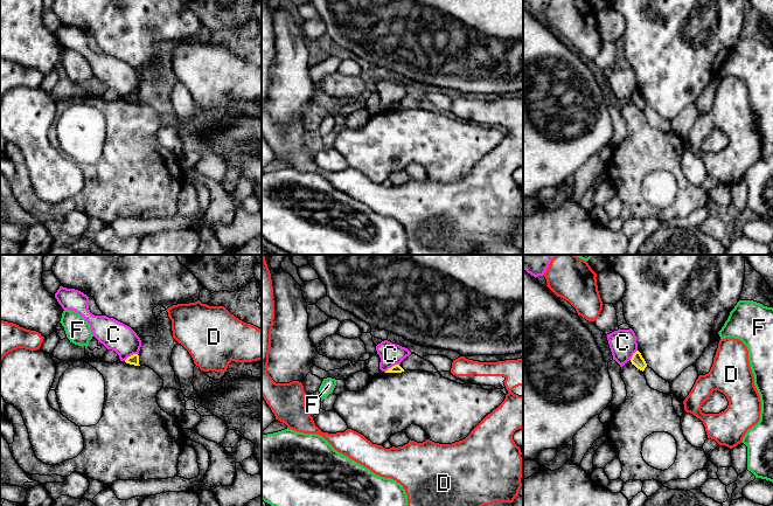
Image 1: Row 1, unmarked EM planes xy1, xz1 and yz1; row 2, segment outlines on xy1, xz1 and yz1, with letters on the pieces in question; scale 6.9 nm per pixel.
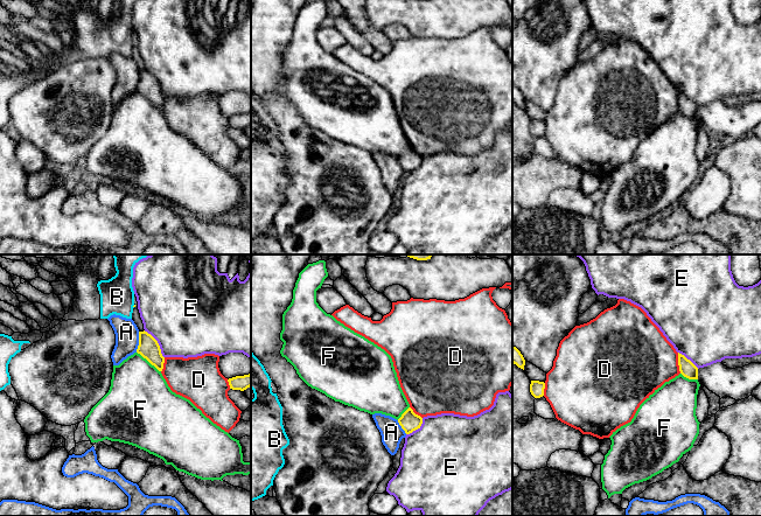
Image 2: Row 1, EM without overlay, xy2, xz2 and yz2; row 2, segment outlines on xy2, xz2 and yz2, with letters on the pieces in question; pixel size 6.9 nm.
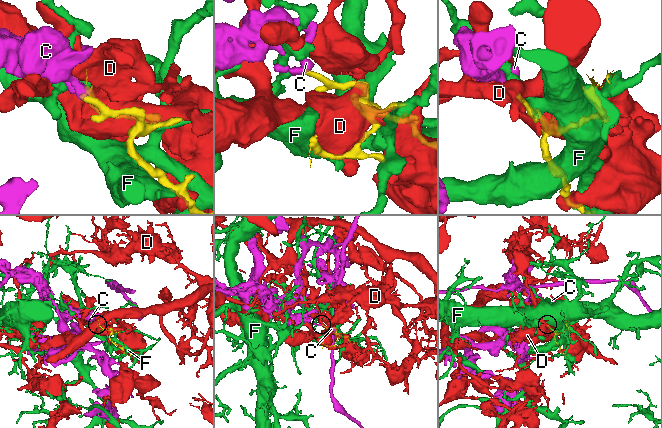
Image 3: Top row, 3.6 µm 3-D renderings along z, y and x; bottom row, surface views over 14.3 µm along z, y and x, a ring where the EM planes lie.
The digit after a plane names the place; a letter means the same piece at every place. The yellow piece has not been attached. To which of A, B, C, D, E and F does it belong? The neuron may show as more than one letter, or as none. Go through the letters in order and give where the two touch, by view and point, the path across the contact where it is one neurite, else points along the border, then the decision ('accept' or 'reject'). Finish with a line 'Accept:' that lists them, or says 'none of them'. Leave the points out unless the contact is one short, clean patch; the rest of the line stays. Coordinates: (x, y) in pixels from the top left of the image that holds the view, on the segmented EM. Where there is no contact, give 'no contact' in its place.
A: xy2 (139, 342) | along xy2 (139, 332), (139, 344), (135, 351) | reject
B: no contact | accept
C: xz1 (391, 367) | along xz1 (398, 364), (395, 364), (384, 372) | reject
D: yz2 (678, 363) | reject
E: xy2 (158, 343) | reject
F: xy2 (148, 361) | reject
Accept: B

